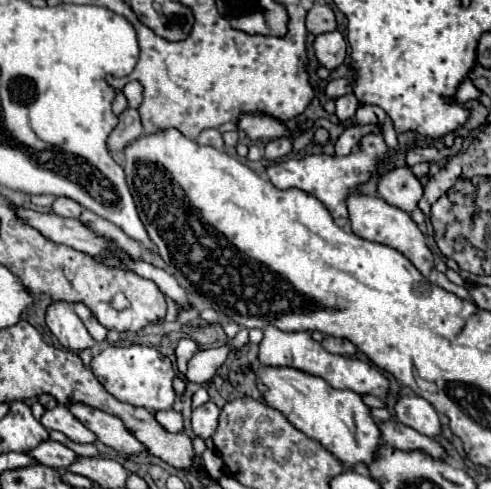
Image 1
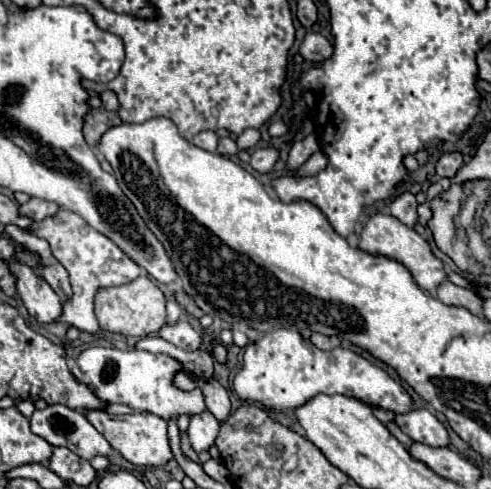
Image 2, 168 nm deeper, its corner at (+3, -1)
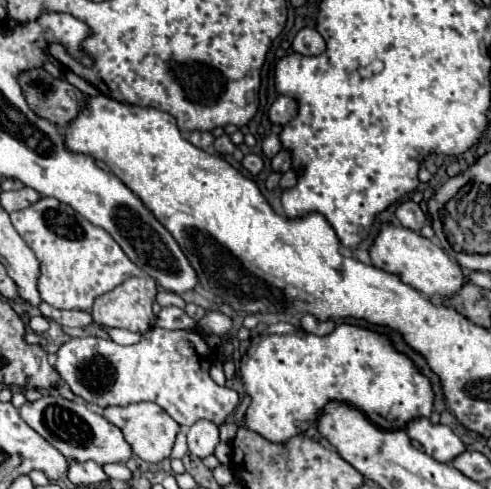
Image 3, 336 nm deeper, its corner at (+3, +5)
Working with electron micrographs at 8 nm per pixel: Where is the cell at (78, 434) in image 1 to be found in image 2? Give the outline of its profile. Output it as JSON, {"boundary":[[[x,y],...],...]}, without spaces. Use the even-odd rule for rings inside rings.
{"boundary":[[[53,404],[53,406],[47,406],[43,410],[35,410],[35,414],[31,416],[29,422],[31,422],[31,430],[37,436],[45,438],[53,446],[69,448],[71,452],[75,452],[77,456],[81,456],[85,460],[91,460],[97,454],[101,454],[101,456],[111,456],[113,454],[113,448],[109,446],[109,442],[89,424],[89,420],[81,412],[71,410],[63,404]]]}

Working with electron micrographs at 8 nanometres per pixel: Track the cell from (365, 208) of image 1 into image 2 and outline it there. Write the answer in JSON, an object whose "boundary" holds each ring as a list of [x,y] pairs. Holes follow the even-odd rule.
{"boundary":[[[377,212],[367,218],[367,222],[363,224],[363,230],[359,234],[359,248],[369,254],[383,254],[383,256],[389,256],[389,258],[401,262],[403,266],[407,266],[407,270],[413,274],[415,282],[423,290],[431,290],[447,278],[447,274],[443,270],[443,262],[433,256],[427,240],[423,240],[413,228],[405,226],[401,220],[397,220],[391,214]]]}

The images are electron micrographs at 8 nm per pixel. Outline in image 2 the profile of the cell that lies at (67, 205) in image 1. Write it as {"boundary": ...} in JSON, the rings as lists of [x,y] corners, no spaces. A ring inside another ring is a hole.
{"boundary":[[[31,198],[27,204],[19,206],[19,212],[33,218],[33,220],[43,220],[43,218],[55,216],[57,210],[59,210],[59,206],[55,202],[41,200],[41,198]]]}

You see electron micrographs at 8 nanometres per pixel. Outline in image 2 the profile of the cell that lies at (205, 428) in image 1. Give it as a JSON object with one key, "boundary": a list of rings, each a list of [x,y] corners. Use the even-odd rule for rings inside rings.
{"boundary":[[[209,410],[191,416],[187,434],[189,434],[191,446],[195,452],[211,448],[217,438],[217,432],[219,432],[219,422],[215,420],[215,416]]]}

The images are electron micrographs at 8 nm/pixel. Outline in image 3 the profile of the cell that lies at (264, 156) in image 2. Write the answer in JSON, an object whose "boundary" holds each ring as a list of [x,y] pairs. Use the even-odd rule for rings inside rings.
{"boundary":[[[247,154],[241,164],[243,164],[243,168],[245,168],[249,174],[253,174],[253,176],[257,176],[257,174],[261,172],[261,168],[263,168],[263,160],[261,160],[261,156],[257,156],[257,154]]]}

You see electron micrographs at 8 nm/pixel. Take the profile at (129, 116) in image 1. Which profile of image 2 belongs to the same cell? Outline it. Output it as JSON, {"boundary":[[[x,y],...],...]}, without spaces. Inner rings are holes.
{"boundary":[[[93,108],[91,114],[85,118],[85,140],[89,146],[97,146],[101,136],[113,128],[119,126],[123,120],[117,112],[109,112],[105,108]]]}

